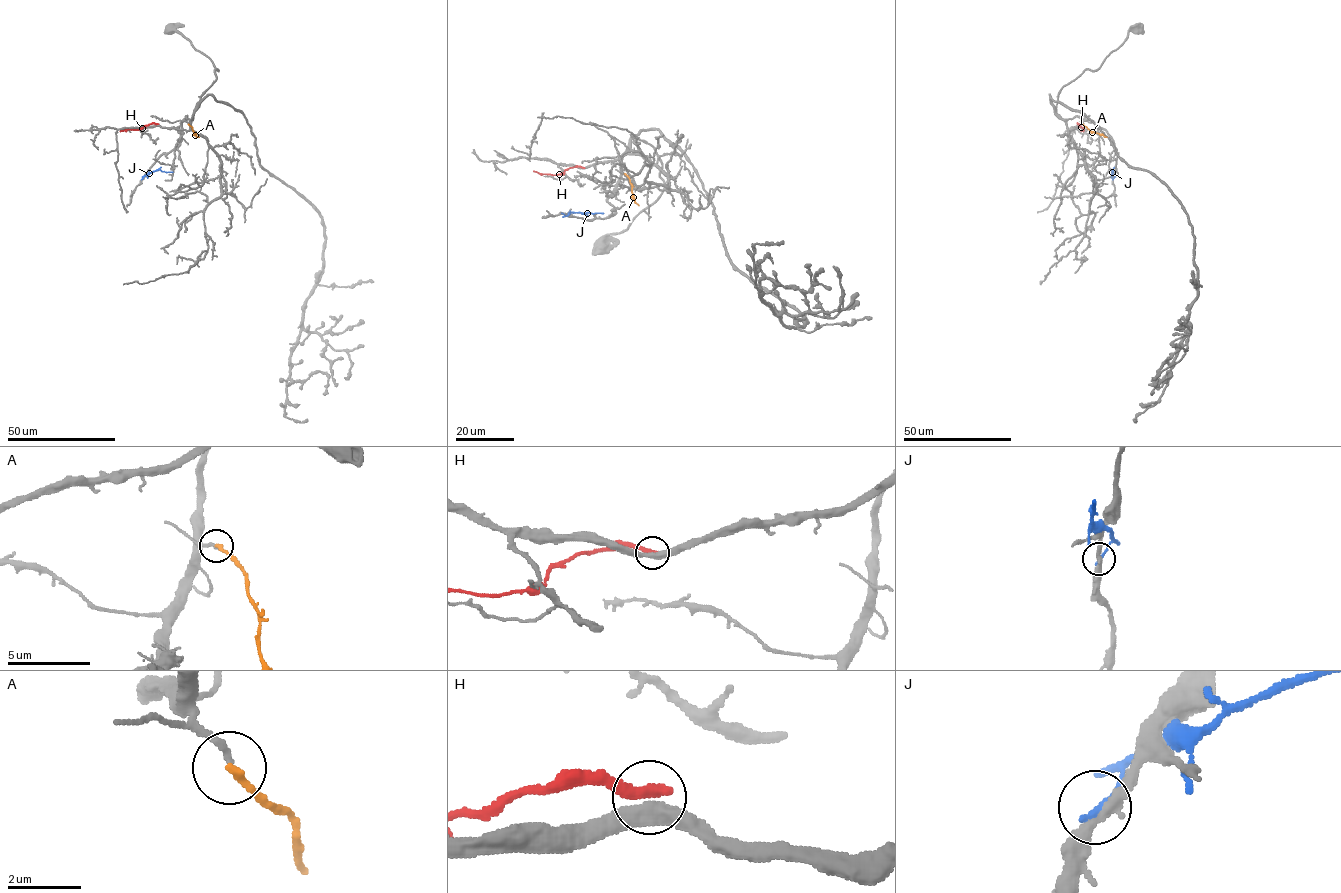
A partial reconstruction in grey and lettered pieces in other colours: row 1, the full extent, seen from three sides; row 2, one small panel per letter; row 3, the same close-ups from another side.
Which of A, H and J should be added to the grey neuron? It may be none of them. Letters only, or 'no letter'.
A

